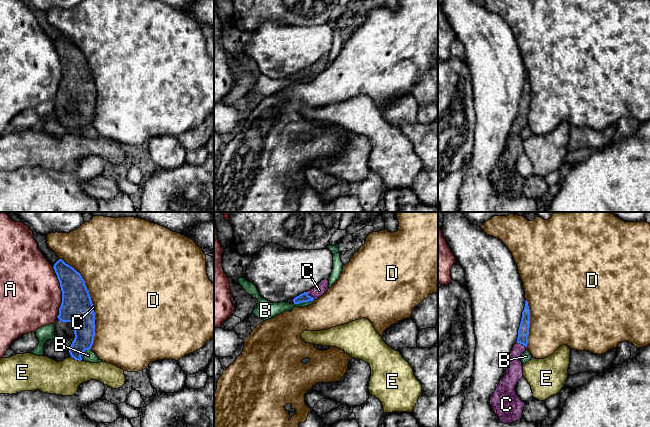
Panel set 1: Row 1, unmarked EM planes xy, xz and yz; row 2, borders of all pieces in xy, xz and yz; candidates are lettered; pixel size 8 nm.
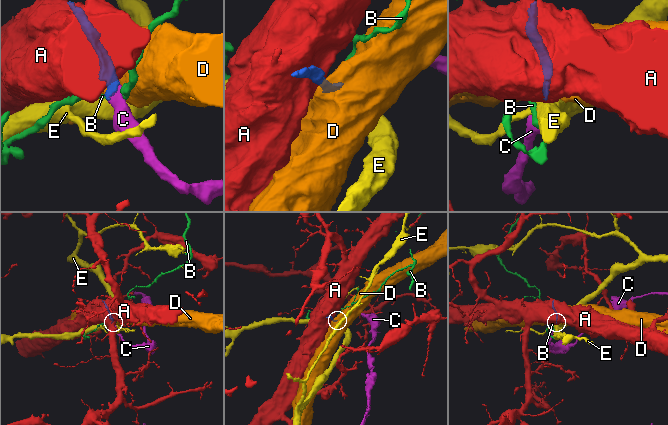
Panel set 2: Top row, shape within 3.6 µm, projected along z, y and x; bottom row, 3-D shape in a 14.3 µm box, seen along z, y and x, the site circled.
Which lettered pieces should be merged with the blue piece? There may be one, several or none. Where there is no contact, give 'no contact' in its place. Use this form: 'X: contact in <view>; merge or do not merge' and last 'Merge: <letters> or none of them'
A: contact in xy; do not merge
B: contact in xz; do not merge
C: contact in xz; merge
D: contact in xy; do not merge
E: contact in xy; do not merge
Merge: C

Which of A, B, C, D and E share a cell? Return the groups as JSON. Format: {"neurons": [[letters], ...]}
{"neurons": [["A"], ["B"], ["C"], ["D"], ["E"]]}

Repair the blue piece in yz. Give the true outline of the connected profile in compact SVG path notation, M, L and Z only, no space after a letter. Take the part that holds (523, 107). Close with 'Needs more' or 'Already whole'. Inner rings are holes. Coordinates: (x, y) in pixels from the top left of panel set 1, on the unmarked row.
M528 77L522 88L518 106L518 114L509 131L506 147L490 174L493 188L505 200L513 199L522 194L525 178L516 170L517 158L523 152L521 132L526 127L530 103L530 85Z. Needs more

